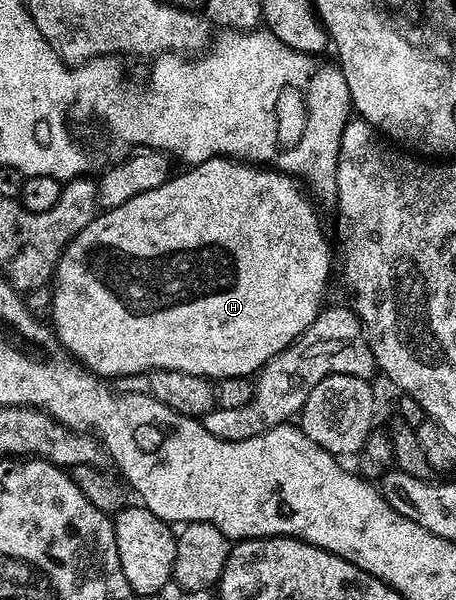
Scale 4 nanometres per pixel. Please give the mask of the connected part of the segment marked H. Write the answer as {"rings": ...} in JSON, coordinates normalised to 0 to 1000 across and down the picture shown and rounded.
{"rings":[[[487,260],[461,263],[436,277],[404,285],[404,290],[386,288],[362,307],[327,320],[292,327],[292,333],[257,347],[211,355],[206,367],[138,415],[138,423],[121,442],[112,477],[110,542],[147,588],[175,610],[217,625],[219,632],[250,633],[276,623],[322,623],[349,615],[395,617],[399,622],[432,623],[461,633],[550,627],[575,617],[647,565],[658,563],[678,540],[686,540],[700,518],[711,515],[708,488],[726,463],[726,417],[717,412],[717,397],[708,392],[708,377],[691,352],[693,338],[640,292],[625,290],[618,283],[570,280],[559,273]]]}

